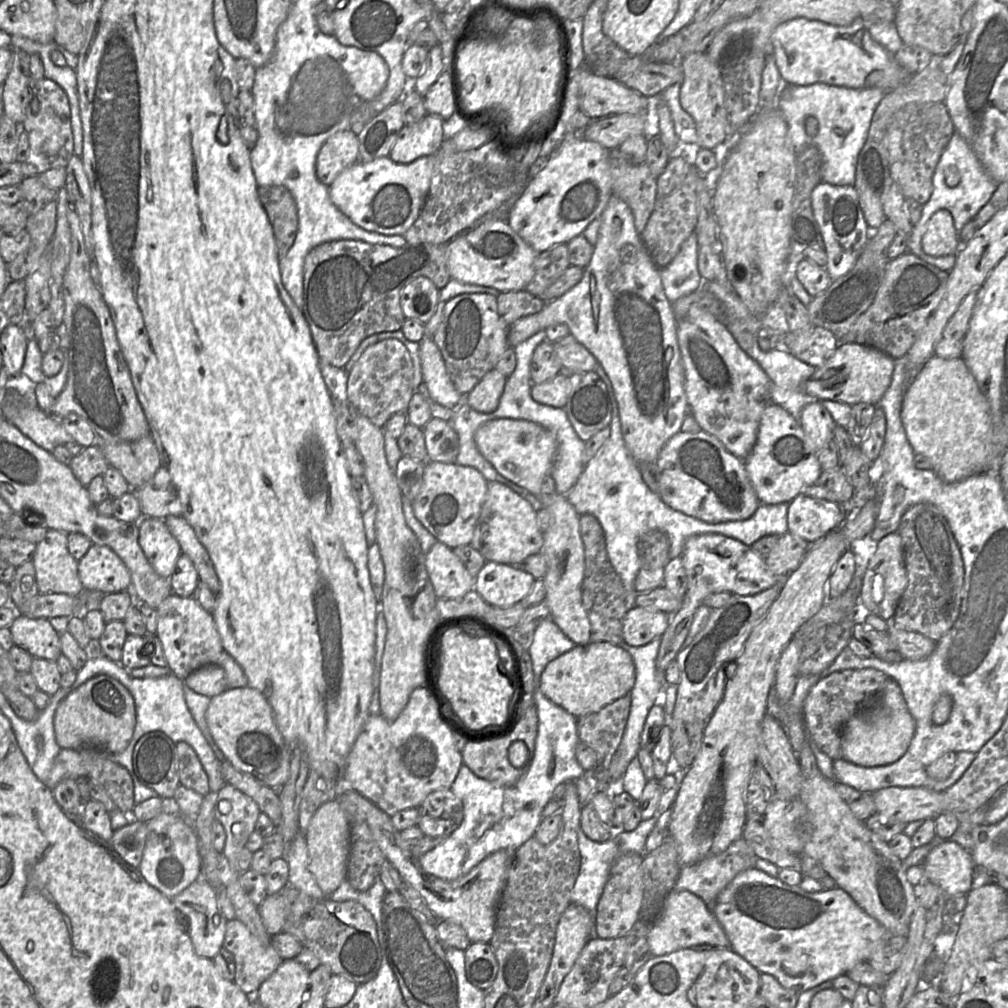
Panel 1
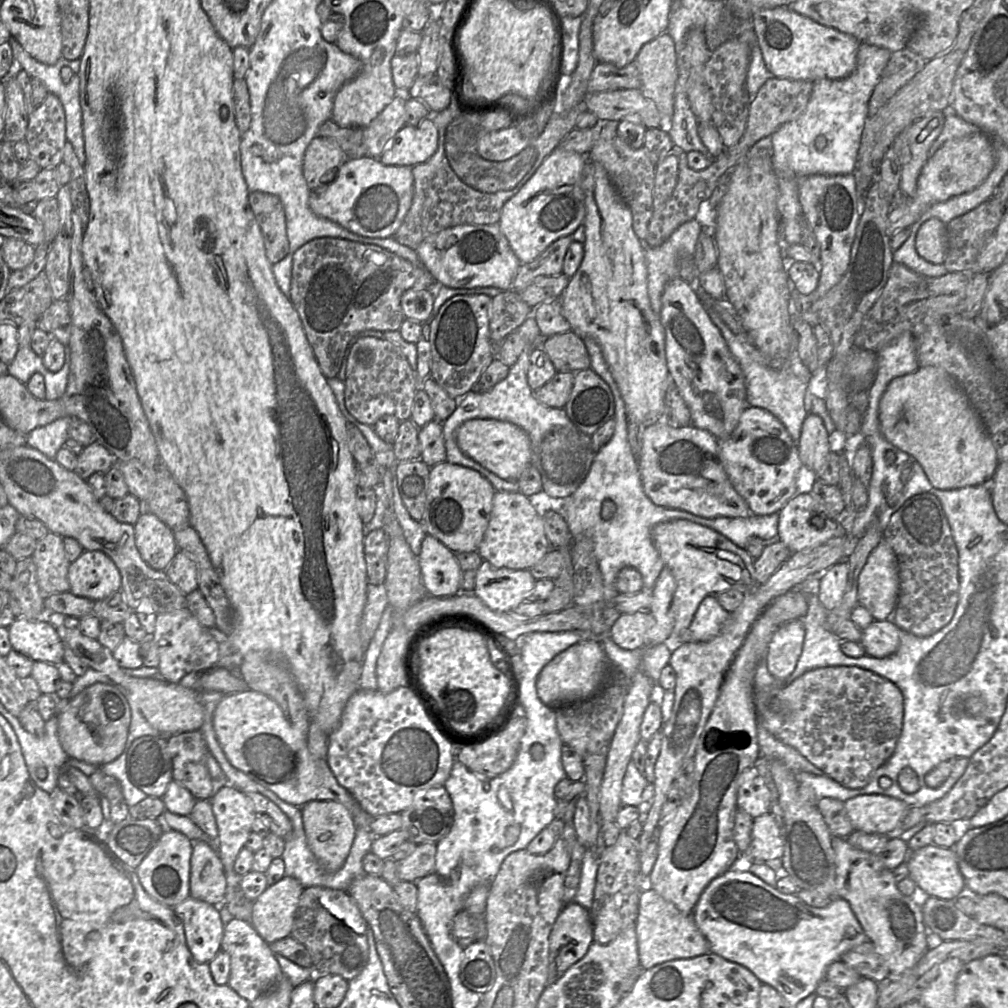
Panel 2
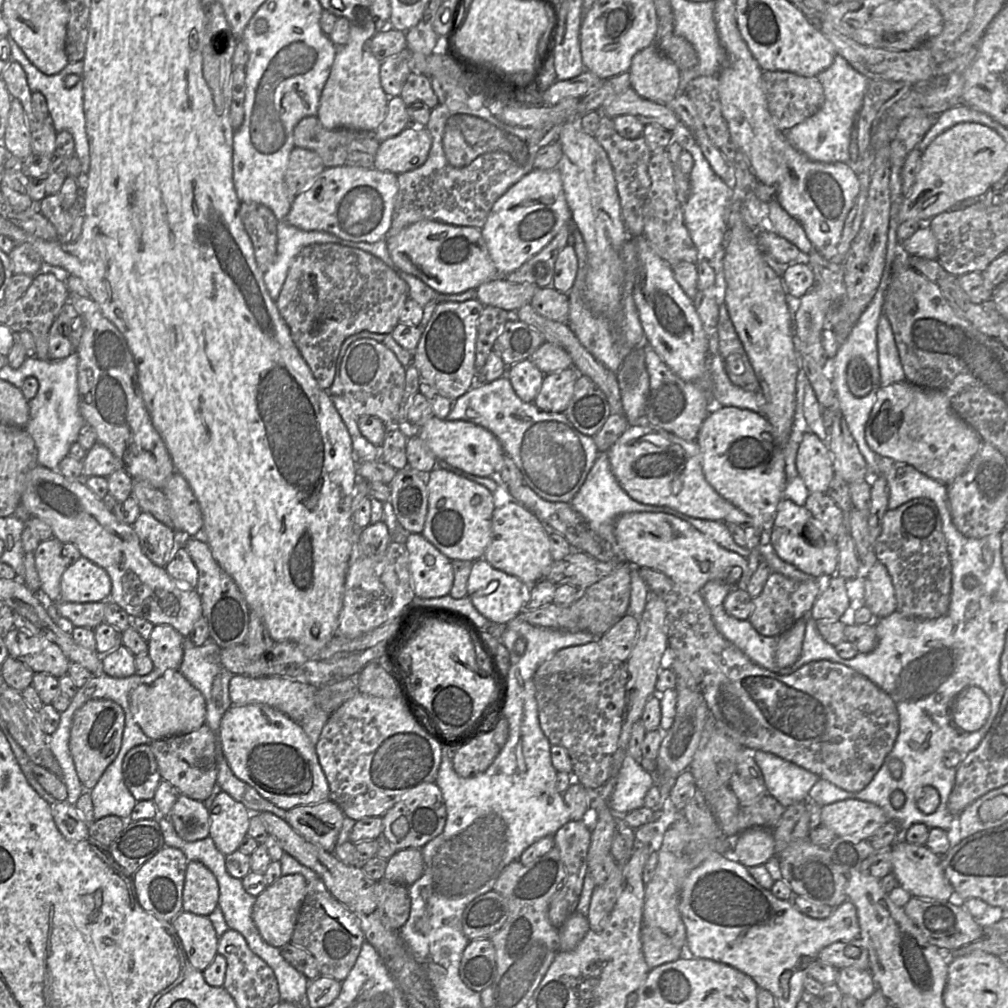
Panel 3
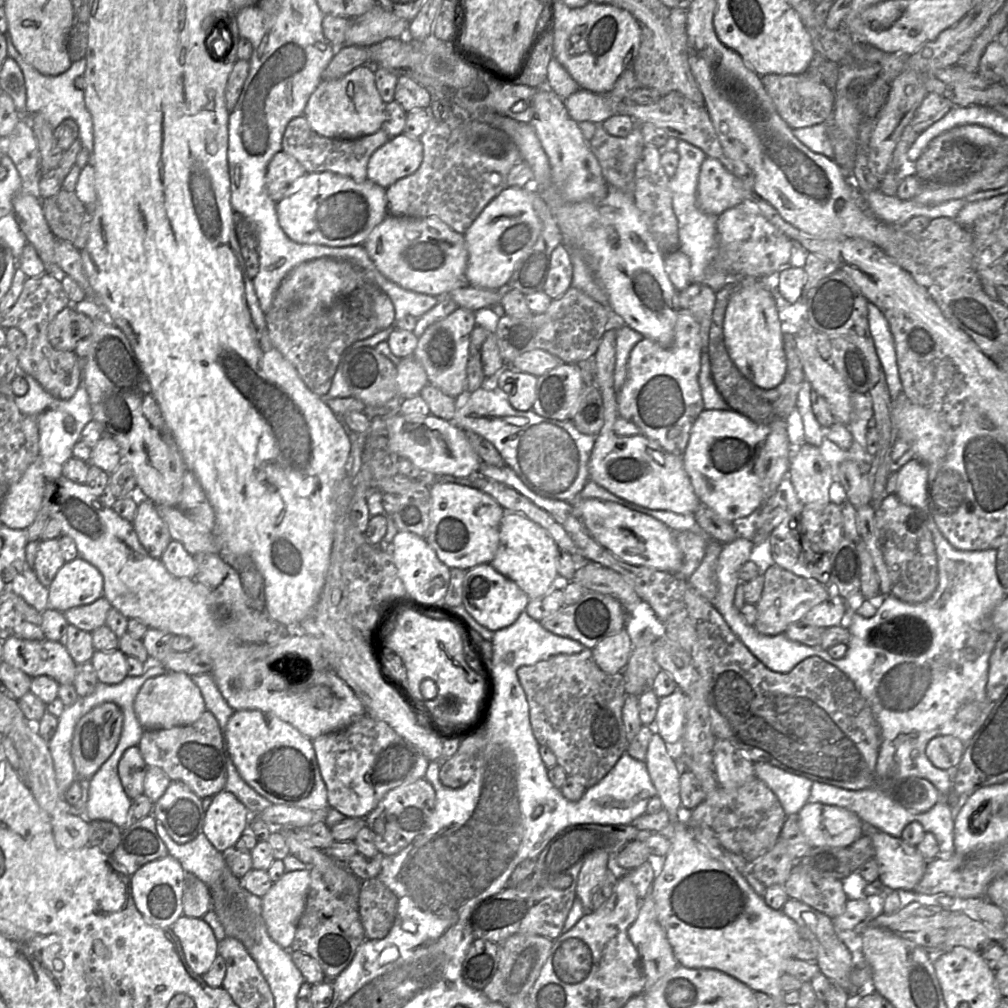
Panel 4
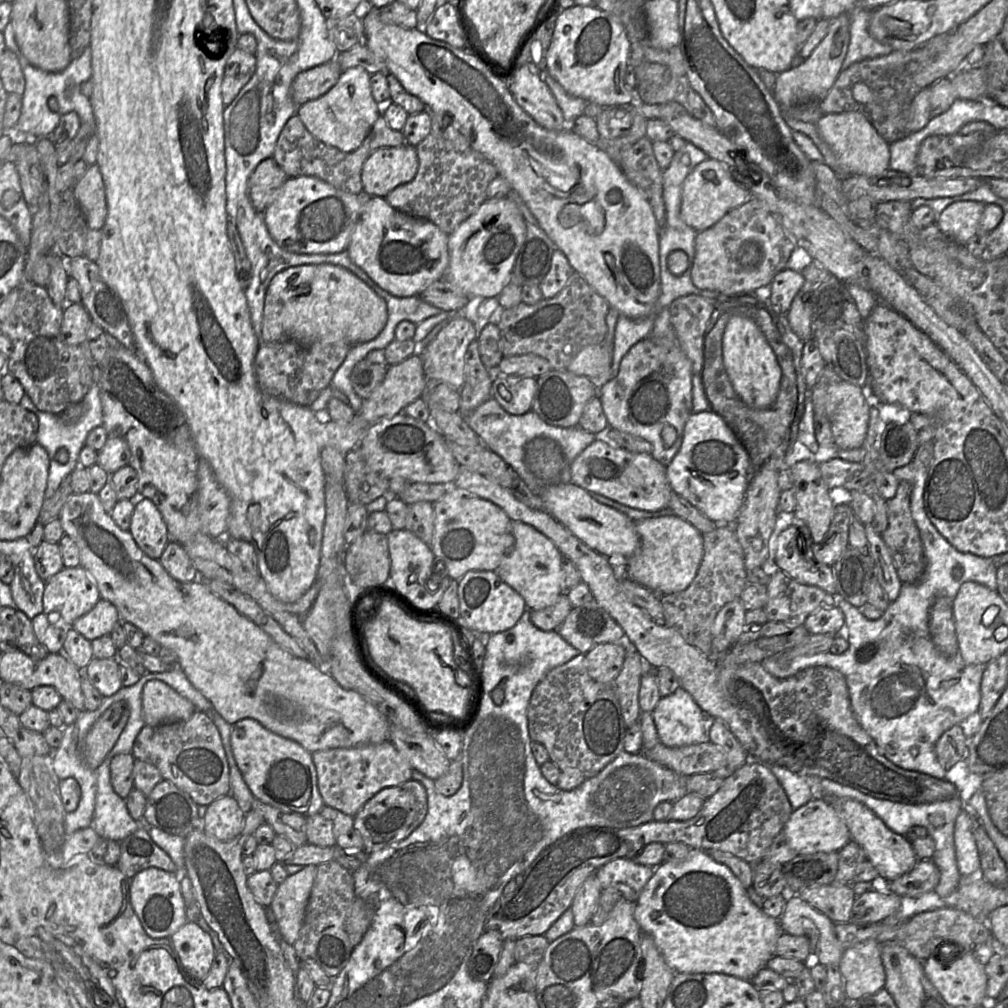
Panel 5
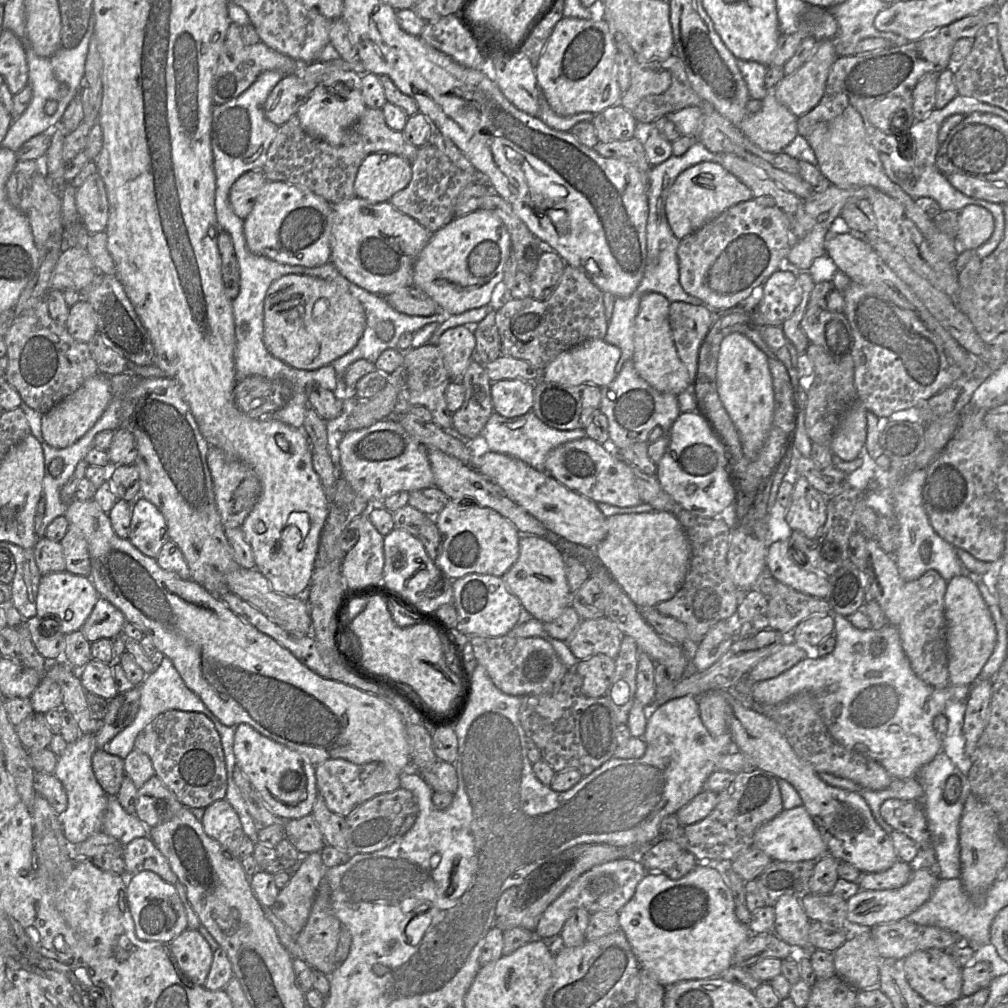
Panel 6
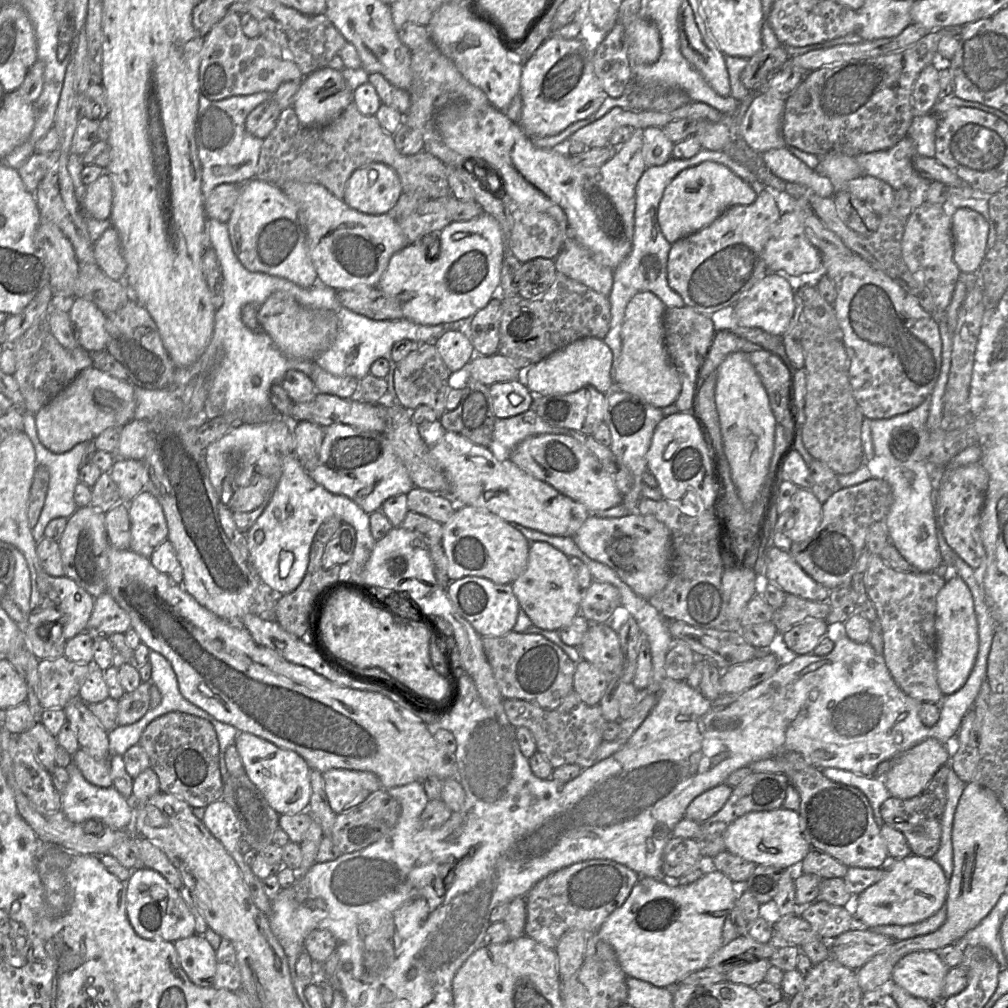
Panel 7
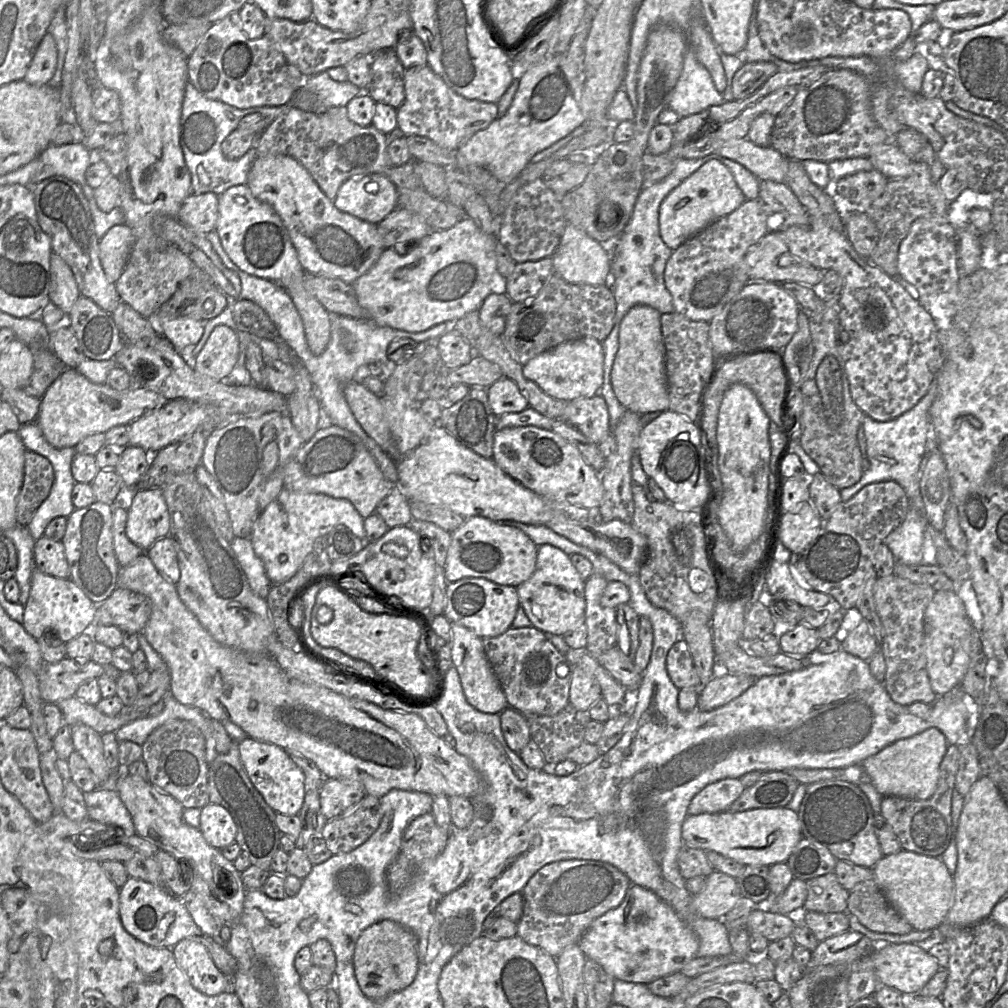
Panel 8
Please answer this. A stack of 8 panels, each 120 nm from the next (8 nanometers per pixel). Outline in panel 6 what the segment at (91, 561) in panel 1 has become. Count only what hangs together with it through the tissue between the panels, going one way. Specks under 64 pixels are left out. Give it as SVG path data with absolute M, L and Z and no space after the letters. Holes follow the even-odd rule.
M66 570L42 575L36 596L36 616L54 618L58 623L56 633L66 635L81 629L99 597L90 577Z

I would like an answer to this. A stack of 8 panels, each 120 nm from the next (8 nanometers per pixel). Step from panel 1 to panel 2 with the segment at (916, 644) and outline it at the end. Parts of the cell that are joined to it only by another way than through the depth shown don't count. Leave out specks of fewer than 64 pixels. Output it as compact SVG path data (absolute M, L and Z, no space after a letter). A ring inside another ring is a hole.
M892 619L874 620L867 628L862 630L860 644L866 655L884 658L898 650L901 631Z

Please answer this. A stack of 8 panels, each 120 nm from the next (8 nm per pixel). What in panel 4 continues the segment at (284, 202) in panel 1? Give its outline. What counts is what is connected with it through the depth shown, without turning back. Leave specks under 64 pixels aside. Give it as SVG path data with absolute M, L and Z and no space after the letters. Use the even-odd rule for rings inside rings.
M233 212L233 225L240 246L247 276L253 280L259 272L258 237L251 221Z

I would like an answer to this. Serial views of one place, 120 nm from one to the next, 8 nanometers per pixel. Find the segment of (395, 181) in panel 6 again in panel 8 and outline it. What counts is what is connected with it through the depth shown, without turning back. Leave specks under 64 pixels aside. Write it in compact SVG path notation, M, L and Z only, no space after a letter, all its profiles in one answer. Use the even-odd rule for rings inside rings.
M368 174L345 181L333 201L341 212L379 224L397 208L398 189L385 176Z

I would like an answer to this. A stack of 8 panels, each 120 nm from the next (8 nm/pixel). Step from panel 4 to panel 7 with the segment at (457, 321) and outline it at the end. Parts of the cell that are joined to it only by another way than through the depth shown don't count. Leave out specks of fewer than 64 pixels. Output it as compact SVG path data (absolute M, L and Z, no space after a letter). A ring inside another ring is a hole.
M447 331L433 343L451 373L470 361L474 349L471 339L460 331Z

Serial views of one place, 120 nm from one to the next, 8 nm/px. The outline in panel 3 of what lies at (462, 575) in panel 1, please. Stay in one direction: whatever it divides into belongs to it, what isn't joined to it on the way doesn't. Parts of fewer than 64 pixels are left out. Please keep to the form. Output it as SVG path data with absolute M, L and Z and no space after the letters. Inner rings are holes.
M409 533L405 545L416 597L438 598L449 595L454 579L452 561L422 534Z

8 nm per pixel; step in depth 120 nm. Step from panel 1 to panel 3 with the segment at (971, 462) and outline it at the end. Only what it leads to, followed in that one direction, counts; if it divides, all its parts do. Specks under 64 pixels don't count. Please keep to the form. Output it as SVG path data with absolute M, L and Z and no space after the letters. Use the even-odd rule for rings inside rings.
M908 381L881 386L865 426L865 440L877 454L893 459L898 464L909 464L928 477L949 485L964 473L978 452L981 438L952 409L948 397L941 391L918 387Z

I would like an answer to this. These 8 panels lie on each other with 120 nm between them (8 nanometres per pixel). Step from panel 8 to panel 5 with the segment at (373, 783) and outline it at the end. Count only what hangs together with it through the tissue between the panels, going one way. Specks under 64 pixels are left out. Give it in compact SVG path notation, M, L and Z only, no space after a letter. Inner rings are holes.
M91 491L72 493L58 518L64 533L76 543L80 566L96 583L100 598L116 607L122 622L133 624L160 646L174 651L177 664L189 682L227 723L233 725L245 718L254 719L267 730L297 742L310 753L390 741L390 724L375 706L358 693L341 687L325 668L285 650L259 626L215 595L205 580L180 582L171 577L158 560L148 557L138 547L128 530L121 530L116 525L97 494Z

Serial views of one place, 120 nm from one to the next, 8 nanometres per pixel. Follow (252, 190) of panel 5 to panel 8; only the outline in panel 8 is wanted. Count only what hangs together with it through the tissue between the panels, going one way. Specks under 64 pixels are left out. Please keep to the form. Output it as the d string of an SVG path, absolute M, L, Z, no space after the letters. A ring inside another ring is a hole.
M213 192L189 195L176 218L194 231L208 234L216 228L219 218L218 195Z

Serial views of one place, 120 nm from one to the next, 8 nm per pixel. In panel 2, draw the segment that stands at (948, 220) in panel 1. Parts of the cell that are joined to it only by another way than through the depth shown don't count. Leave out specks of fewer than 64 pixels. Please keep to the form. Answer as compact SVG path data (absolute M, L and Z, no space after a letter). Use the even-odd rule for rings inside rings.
M938 218L926 221L916 235L916 251L933 264L943 264L947 251L947 224Z

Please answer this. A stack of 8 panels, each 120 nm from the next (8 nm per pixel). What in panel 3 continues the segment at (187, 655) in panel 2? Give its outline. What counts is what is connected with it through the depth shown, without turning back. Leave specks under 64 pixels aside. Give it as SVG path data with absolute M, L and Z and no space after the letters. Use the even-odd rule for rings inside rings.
M155 625L147 641L148 655L161 674L178 670L183 658L183 637L169 625Z

